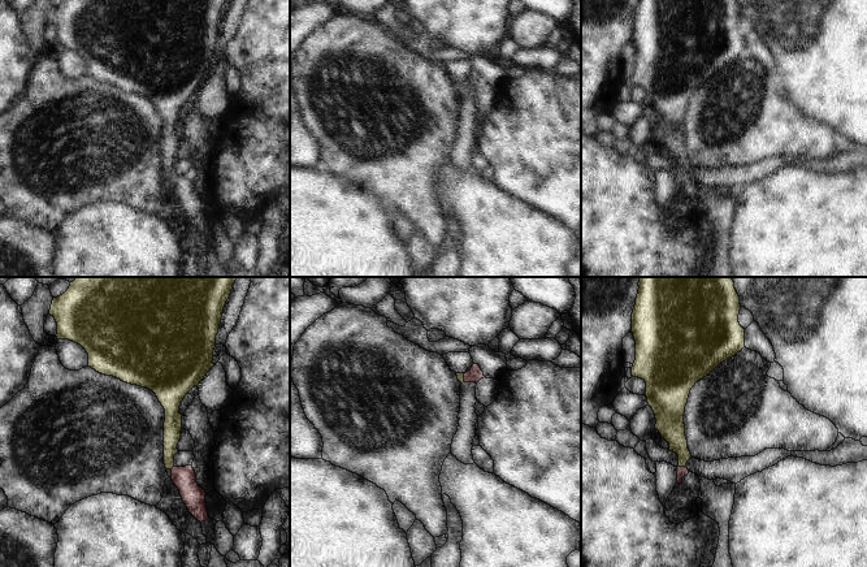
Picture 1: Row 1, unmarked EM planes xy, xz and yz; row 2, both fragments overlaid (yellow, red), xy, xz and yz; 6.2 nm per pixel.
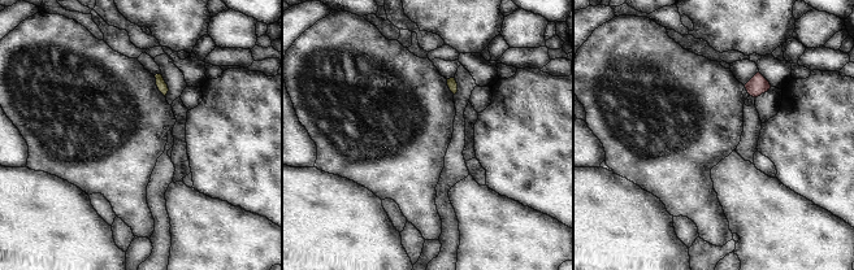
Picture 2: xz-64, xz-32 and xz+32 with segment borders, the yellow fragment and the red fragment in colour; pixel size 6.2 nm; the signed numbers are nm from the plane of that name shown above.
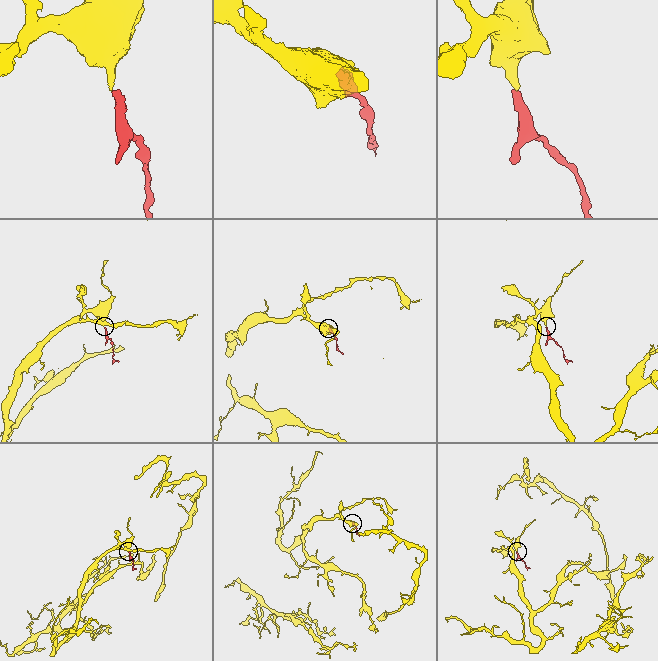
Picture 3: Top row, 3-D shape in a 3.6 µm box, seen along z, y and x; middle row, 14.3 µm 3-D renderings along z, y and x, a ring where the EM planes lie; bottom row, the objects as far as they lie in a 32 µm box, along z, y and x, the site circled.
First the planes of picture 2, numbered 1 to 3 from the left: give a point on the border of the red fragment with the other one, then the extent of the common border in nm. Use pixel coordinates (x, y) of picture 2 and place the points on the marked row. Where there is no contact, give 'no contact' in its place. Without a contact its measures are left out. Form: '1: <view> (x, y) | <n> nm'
1: no contact
2: no contact
3: no contact

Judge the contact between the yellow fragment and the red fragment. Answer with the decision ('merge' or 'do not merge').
merge

